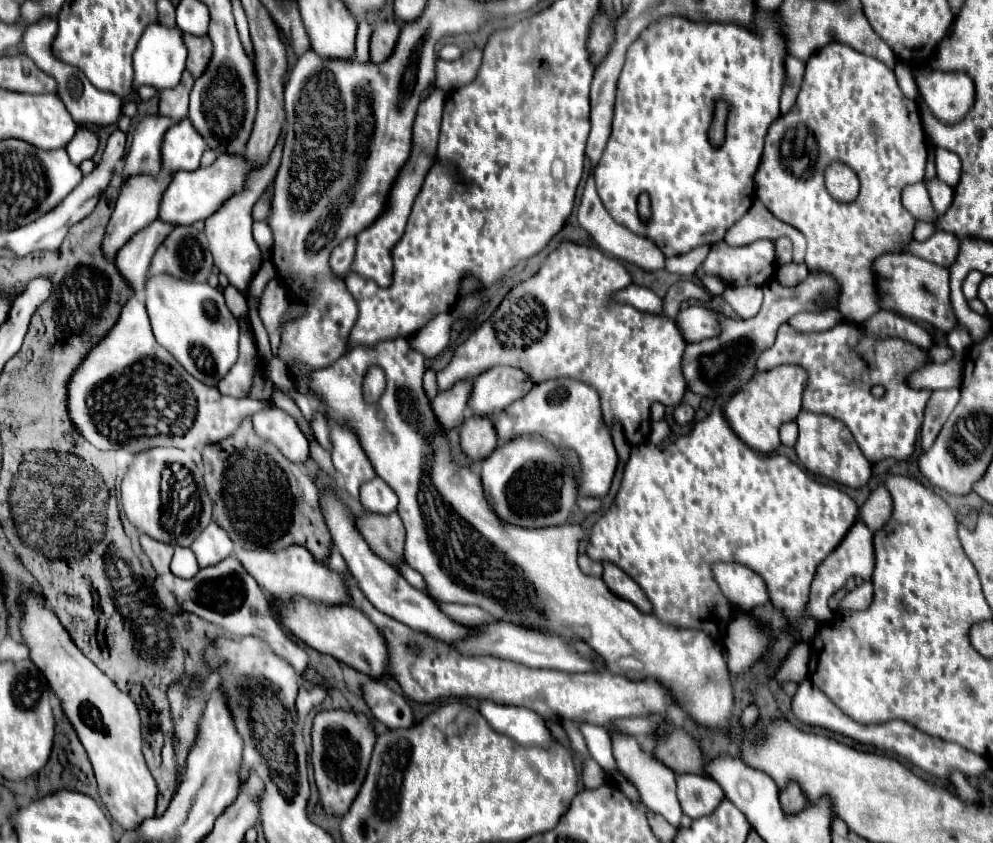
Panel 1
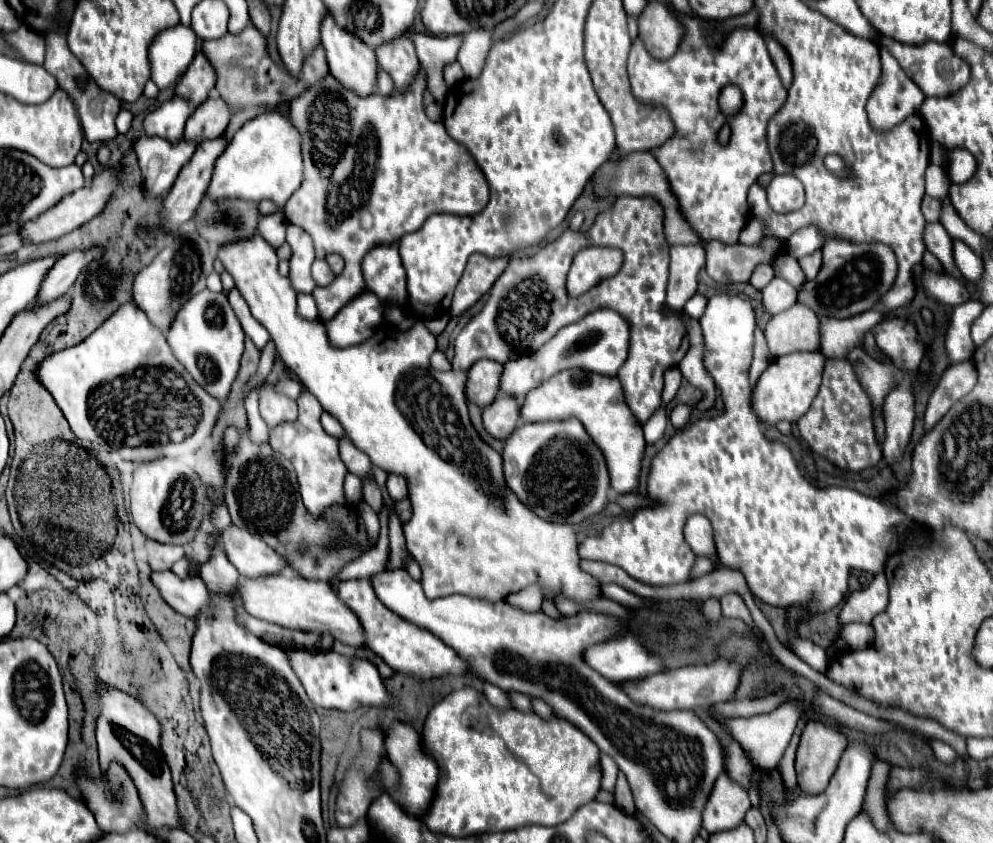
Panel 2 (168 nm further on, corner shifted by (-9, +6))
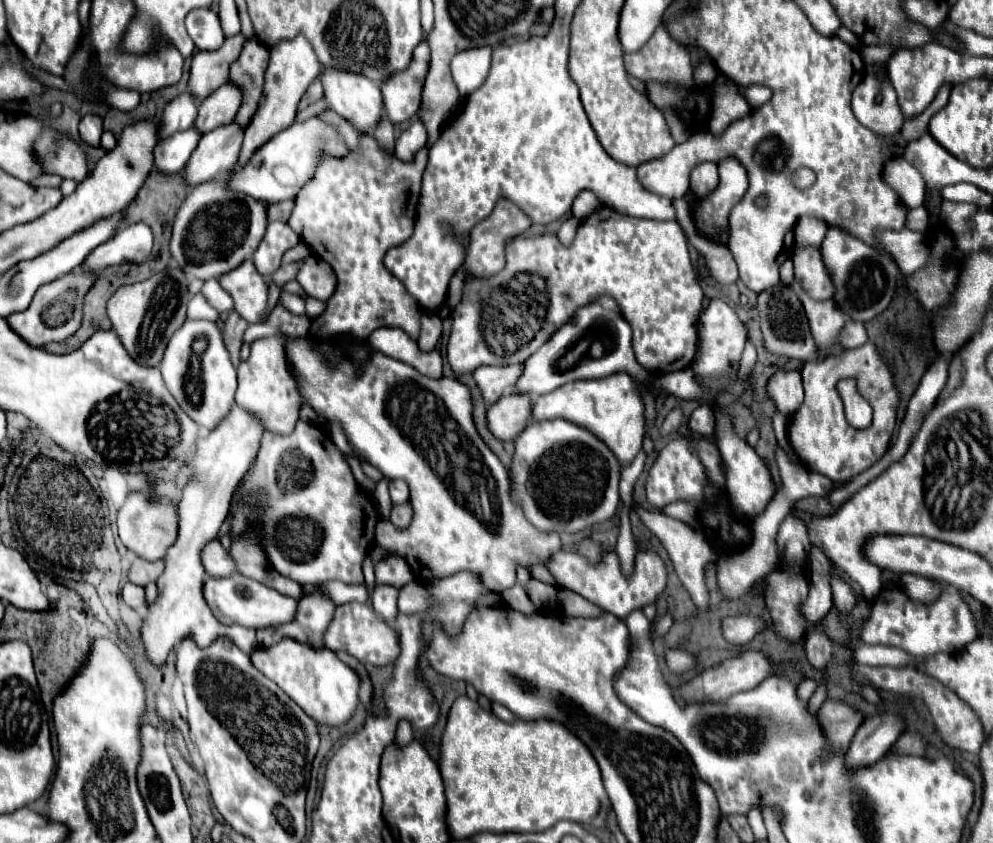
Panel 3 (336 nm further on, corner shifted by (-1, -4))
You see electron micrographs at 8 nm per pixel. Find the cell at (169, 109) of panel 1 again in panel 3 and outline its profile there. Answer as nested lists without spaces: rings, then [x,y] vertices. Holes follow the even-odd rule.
[[[237,34],[237,36],[225,38],[225,42],[219,50],[197,52],[193,56],[187,88],[195,100],[201,102],[209,94],[213,94],[219,86],[225,84],[225,78],[229,78],[229,64],[241,52],[243,42],[245,42],[245,36]]]

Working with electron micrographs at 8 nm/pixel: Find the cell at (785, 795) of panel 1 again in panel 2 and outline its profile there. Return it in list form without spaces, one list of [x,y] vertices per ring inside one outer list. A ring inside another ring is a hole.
[[[809,720],[803,734],[801,734],[801,742],[797,748],[797,760],[795,760],[799,790],[807,792],[807,794],[821,794],[827,788],[845,748],[847,748],[845,734],[841,734],[839,730],[835,730],[831,726],[825,726],[819,720]]]

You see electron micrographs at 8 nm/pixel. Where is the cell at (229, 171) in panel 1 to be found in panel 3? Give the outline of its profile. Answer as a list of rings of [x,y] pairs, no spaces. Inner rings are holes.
[[[319,118],[295,122],[287,130],[277,132],[261,148],[257,148],[253,152],[251,160],[245,166],[241,166],[241,170],[235,170],[237,174],[229,176],[227,190],[243,192],[265,204],[291,200],[291,198],[295,198],[299,188],[313,176],[313,170],[323,152],[327,152],[331,156],[345,156],[347,146],[345,146],[343,138],[337,134],[337,130],[333,126],[329,126],[327,122],[321,122]]]

